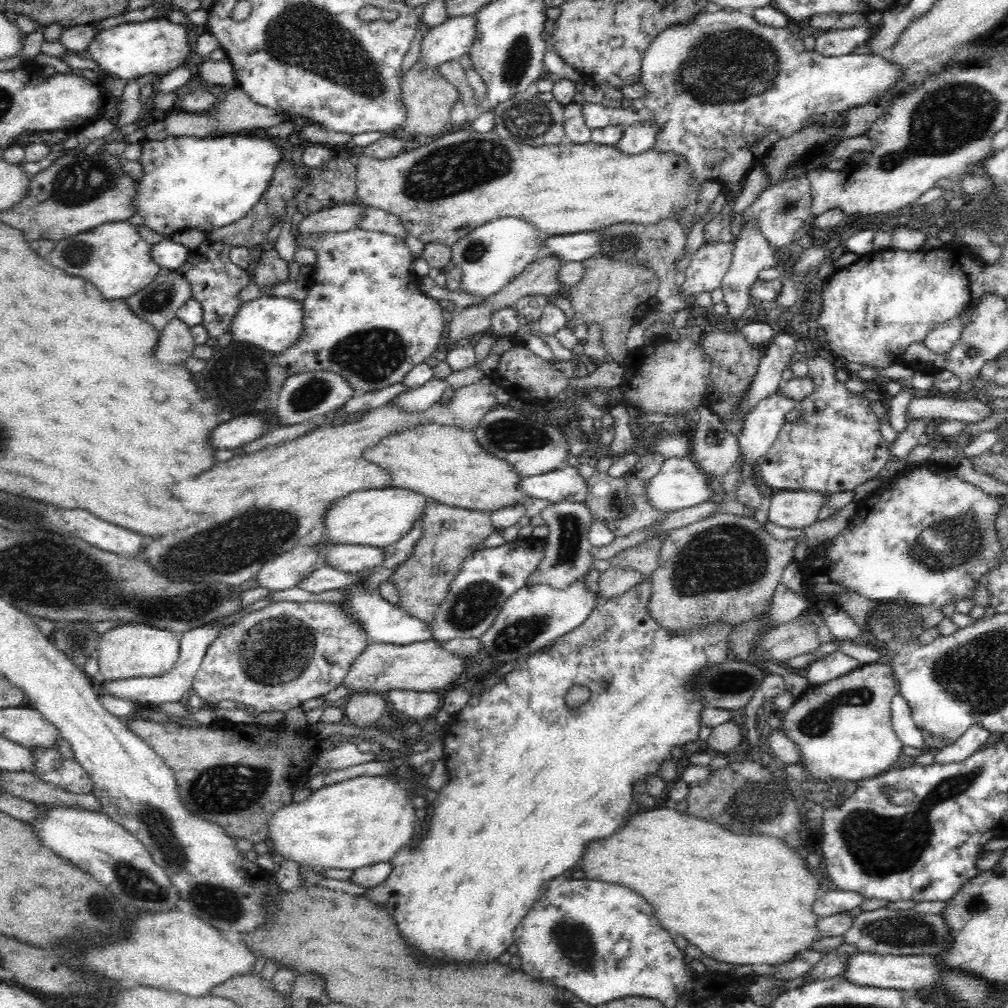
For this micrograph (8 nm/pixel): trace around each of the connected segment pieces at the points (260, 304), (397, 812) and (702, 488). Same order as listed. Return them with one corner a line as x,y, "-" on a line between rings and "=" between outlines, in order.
262,294
255,300
242,302
230,324
229,333
236,344
242,342
264,352
277,354
294,346
300,340
303,328
304,309
300,301
=
361,775
352,780
322,784
320,789
313,790
304,800
290,801
277,808
268,820
267,842
273,855
278,854
284,861
290,860
300,868
354,870
392,859
400,846
407,846
406,842
412,836
412,822
414,810
406,796
398,792
394,782
378,778
378,775
372,775
372,778
=
670,458
660,471
649,480
648,501
654,509
679,512
710,501
710,488
706,486
704,472
692,472
692,464
682,464
685,458

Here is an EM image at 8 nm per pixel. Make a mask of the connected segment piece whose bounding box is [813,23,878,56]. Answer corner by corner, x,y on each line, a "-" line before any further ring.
867,24
862,28
850,28
850,30
844,30
844,32
826,32
820,34
820,38
816,39
816,46
813,49
822,56
842,56
842,54
851,53
853,48
866,45
866,42
872,38
874,32
876,32
878,26

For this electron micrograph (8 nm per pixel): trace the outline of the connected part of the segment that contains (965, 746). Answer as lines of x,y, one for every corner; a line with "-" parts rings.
981,726
969,728
958,740
954,741
954,744
933,752
933,762
936,764
954,764
955,761
966,760
972,753
987,746
991,738
988,731

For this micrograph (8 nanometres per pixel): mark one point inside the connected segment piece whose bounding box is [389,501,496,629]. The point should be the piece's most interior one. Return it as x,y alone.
449,535

